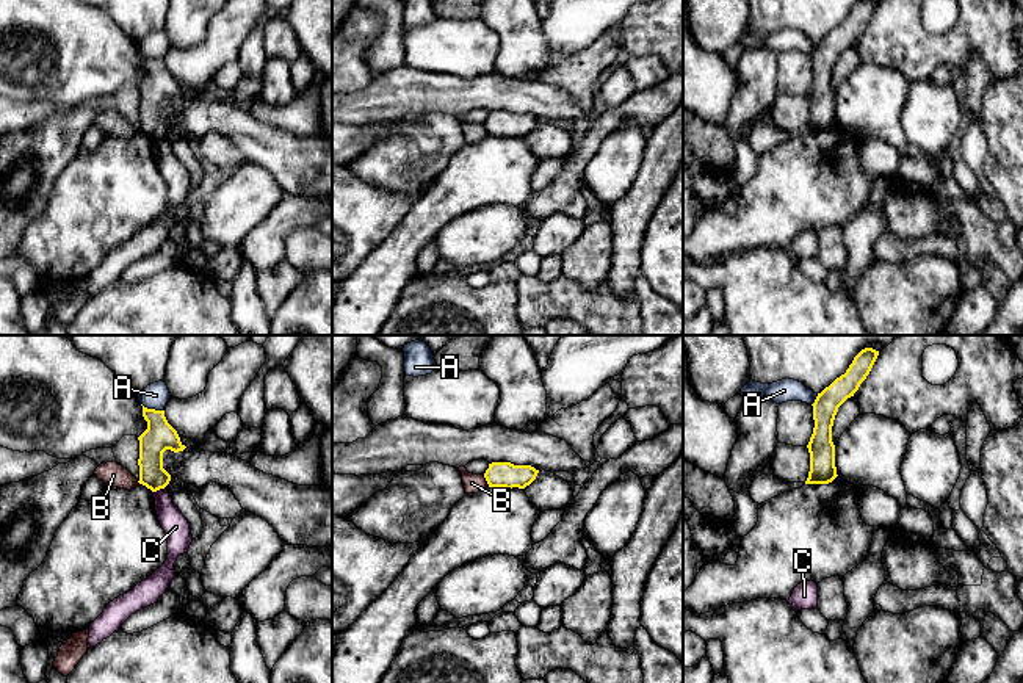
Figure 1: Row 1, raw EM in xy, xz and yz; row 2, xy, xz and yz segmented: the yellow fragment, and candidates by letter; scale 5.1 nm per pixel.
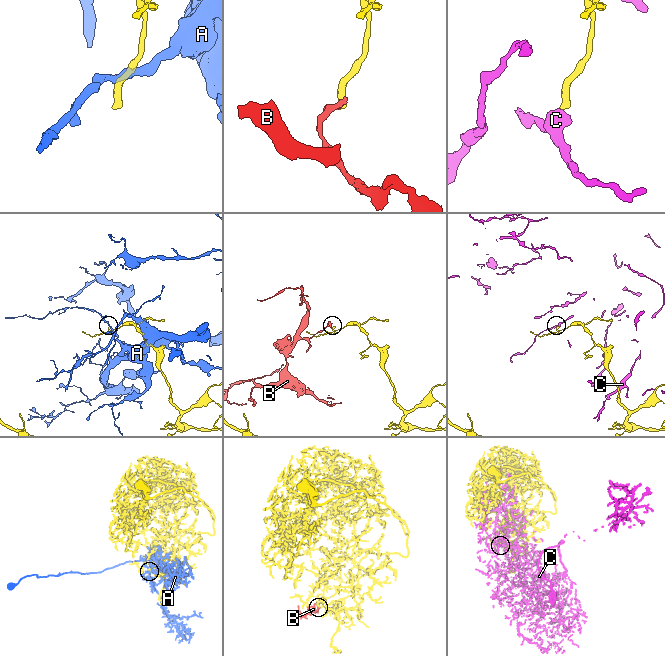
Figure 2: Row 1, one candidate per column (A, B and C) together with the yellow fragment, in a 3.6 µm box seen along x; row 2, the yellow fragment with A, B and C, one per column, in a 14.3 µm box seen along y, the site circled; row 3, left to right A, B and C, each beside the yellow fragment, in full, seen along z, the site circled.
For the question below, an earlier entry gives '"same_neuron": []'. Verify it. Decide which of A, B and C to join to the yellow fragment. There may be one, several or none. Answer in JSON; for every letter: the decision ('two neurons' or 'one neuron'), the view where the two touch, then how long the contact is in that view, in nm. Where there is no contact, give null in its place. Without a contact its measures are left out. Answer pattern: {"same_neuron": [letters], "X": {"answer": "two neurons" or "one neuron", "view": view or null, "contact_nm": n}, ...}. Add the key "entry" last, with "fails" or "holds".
{"same_neuron": [], "A": {"answer": "two neurons", "view": "xy", "contact_nm": 130}, "B": {"answer": "two neurons", "view": "xz", "contact_nm": 70}, "C": {"answer": "two neurons", "view": "xy", "contact_nm": 60}, "entry": "holds"}

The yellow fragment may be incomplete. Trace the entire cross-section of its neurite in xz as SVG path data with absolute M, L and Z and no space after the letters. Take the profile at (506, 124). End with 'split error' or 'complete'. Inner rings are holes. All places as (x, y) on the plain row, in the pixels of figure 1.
M492 111L484 122L489 136L519 136L525 138L530 135L539 119L531 114L514 114L511 111Z; complete

